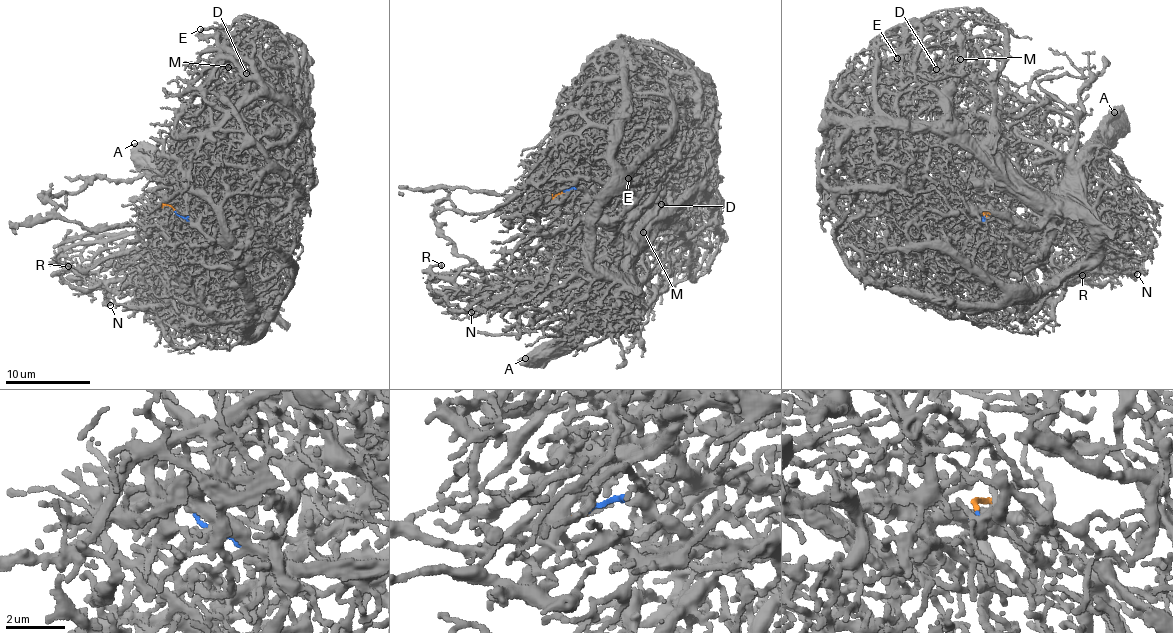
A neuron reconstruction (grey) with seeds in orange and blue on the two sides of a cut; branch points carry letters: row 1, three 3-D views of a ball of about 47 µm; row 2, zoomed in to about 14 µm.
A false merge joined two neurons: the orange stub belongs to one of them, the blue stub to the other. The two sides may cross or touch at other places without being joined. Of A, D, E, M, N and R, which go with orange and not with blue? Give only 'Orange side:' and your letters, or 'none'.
Orange side: none

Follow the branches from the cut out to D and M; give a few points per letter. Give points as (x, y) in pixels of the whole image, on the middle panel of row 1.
D: (564, 192), (577, 189), (632, 208), (658, 197), (658, 203), (644, 196), (647, 204), (662, 205)
M: (564, 192), (577, 189), (632, 208), (647, 199), (658, 203), (649, 198), (647, 181), (639, 200), (644, 233)

